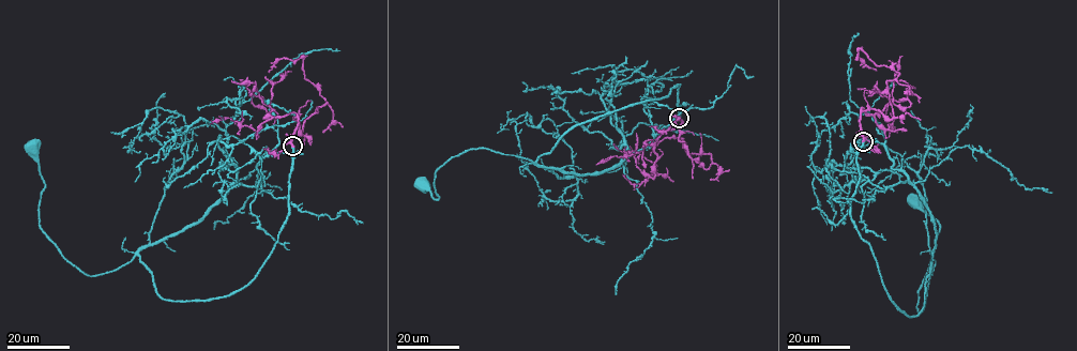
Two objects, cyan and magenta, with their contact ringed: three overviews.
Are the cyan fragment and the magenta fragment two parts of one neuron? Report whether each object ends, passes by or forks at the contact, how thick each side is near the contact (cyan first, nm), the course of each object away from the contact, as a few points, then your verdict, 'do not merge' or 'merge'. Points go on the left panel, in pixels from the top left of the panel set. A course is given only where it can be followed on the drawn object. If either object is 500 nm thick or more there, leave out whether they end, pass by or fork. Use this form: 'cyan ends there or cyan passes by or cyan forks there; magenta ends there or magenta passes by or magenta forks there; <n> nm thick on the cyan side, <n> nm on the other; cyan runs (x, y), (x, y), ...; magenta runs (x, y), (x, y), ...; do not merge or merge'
550 nm thick on the cyan side, 460 nm on the other; cyan runs (292, 146), (288, 215), (258, 274), (183, 302), (136, 255), (92, 276), (63, 257), (40, 225), (31, 147); magenta runs (292, 146), (293, 118), (300, 134), (304, 122), (327, 103), (305, 78), (303, 56), (279, 59), (269, 72); merge

